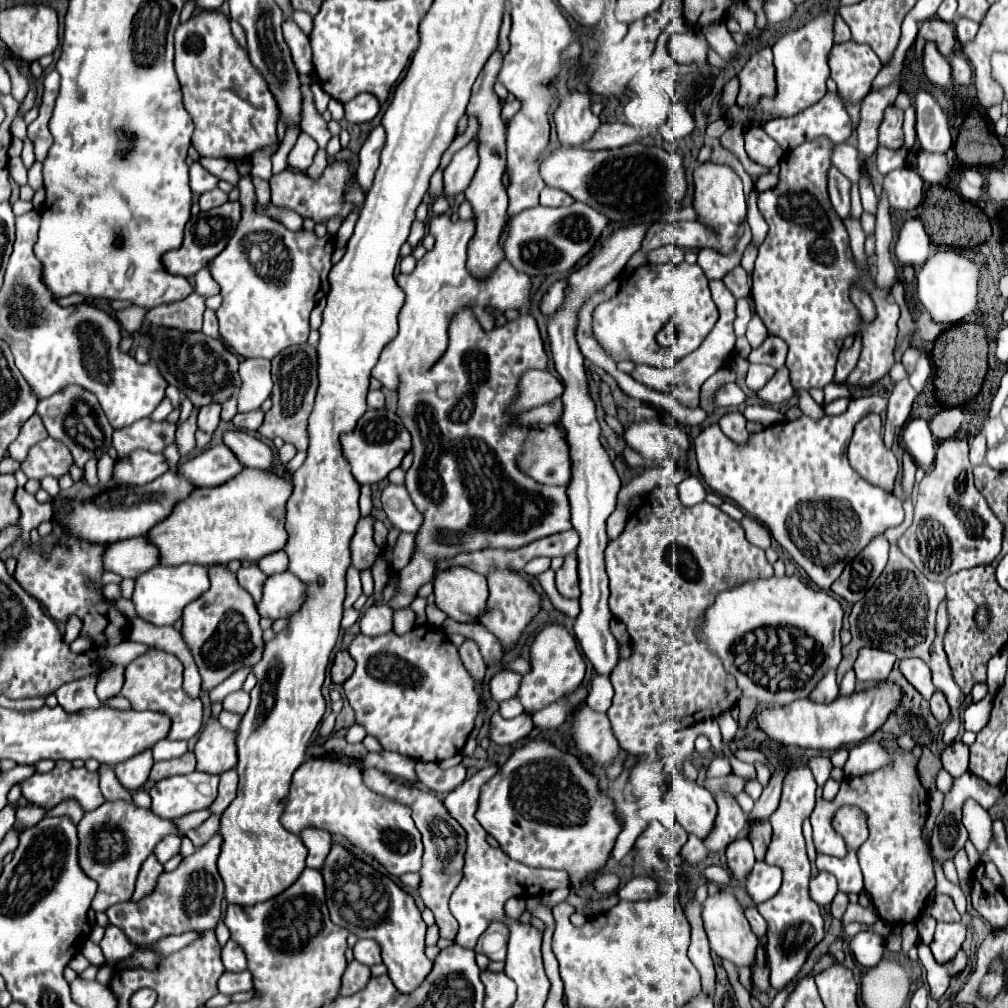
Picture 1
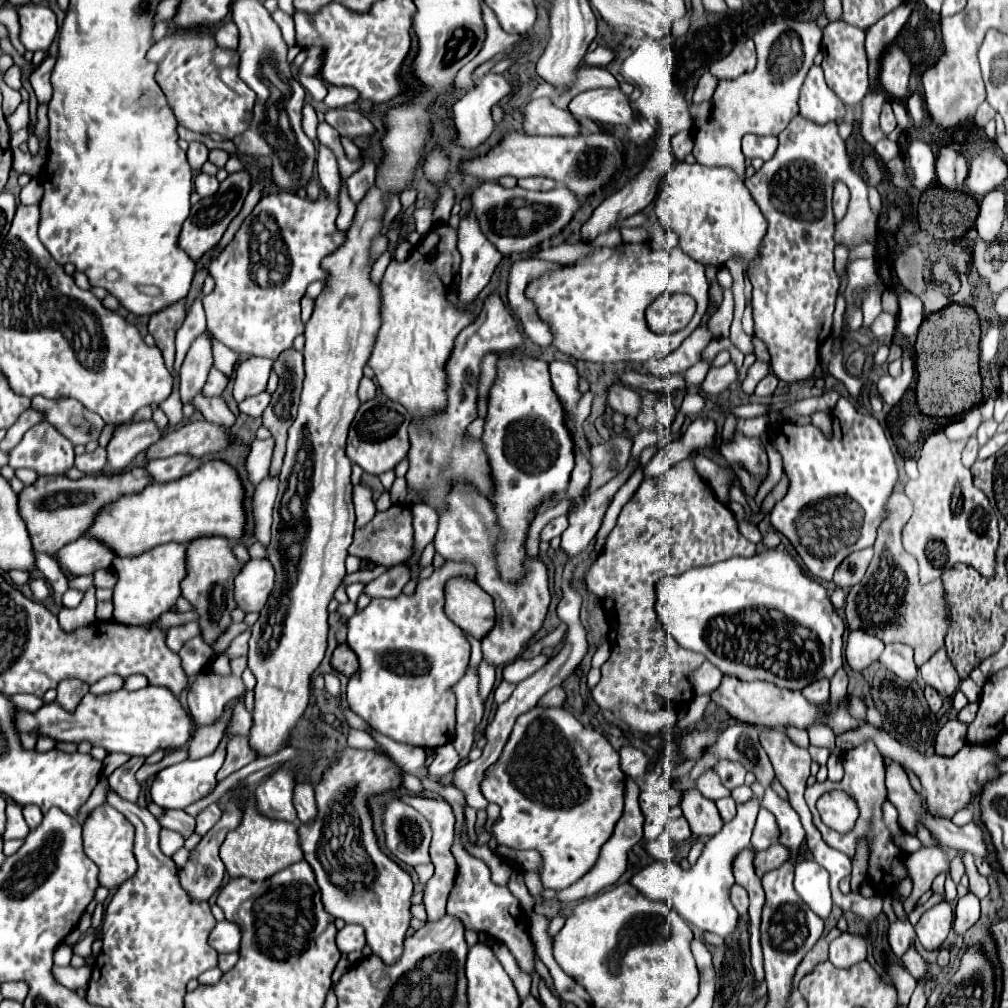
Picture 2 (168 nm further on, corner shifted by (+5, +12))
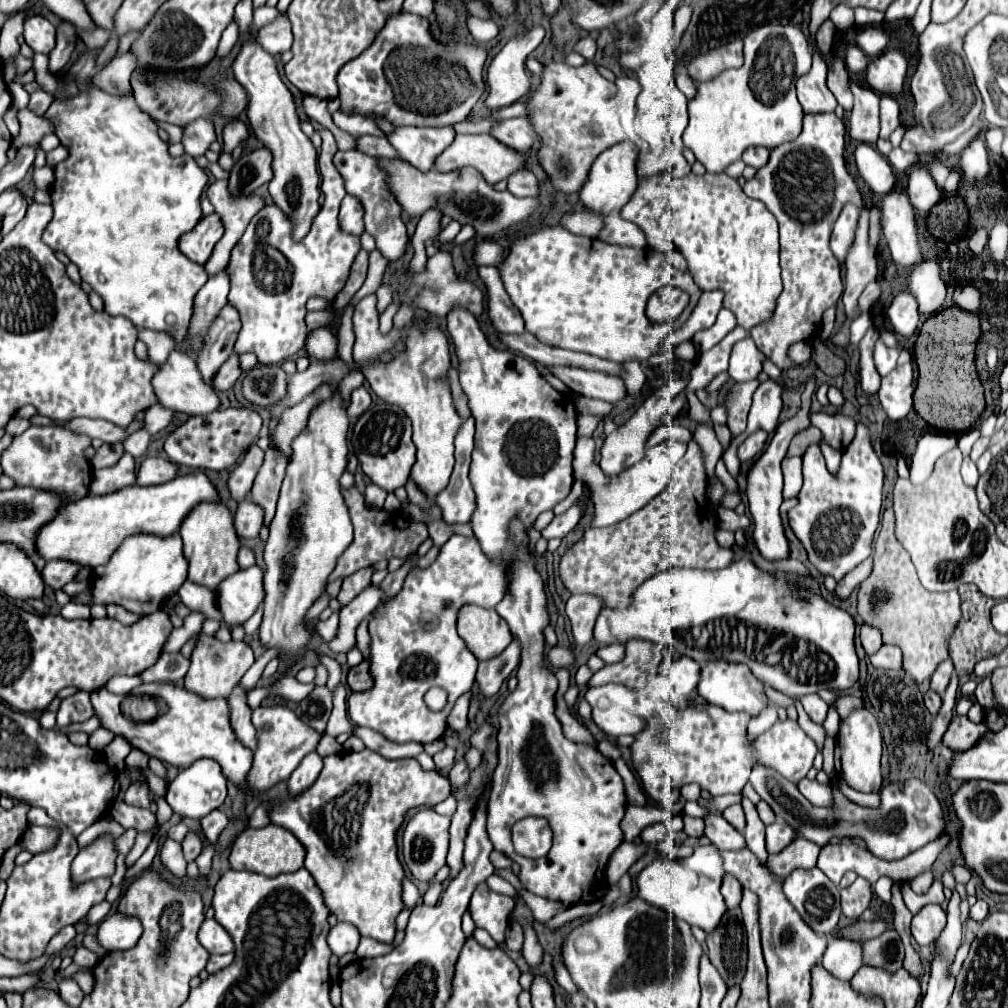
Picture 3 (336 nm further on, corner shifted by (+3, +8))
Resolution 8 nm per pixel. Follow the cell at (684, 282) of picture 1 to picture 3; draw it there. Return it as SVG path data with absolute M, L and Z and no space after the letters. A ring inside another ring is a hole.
M562 227L540 229L534 235L516 241L508 249L508 257L500 265L500 271L512 303L520 309L524 317L526 331L532 333L538 341L560 349L590 353L616 363L626 363L632 359L648 361L654 353L658 353L666 335L674 329L680 329L686 323L686 319L690 317L692 309L696 309L698 299L702 295L702 289L696 285L690 271L680 271L672 267L668 257L656 249L610 245L600 239L574 235ZM666 285L674 285L686 291L690 295L690 305L674 323L670 321L664 325L654 325L646 317L646 301L650 299L652 293L656 293Z

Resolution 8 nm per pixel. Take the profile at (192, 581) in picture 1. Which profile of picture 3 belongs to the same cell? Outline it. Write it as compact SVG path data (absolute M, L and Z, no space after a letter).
M136 535L118 547L108 565L94 569L92 605L116 603L130 613L146 617L154 611L160 611L164 599L172 597L184 581L186 559L182 555L182 539L178 535L172 535L170 539L158 539L156 535Z

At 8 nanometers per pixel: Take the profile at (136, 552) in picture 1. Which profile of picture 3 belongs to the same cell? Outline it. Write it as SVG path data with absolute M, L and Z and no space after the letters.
M50 559L42 569L42 579L52 589L62 589L66 583L74 581L82 569L90 569L90 567L82 567L66 559Z

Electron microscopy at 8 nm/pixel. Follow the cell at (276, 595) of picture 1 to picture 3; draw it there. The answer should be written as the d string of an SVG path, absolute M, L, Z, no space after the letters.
M260 565L240 569L218 587L218 607L224 623L242 625L264 601L264 569Z

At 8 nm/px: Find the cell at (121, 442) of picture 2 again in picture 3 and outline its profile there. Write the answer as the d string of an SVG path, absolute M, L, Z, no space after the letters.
M124 451L120 461L112 467L104 467L94 471L90 493L92 495L108 495L120 491L124 487L136 485L136 459Z

